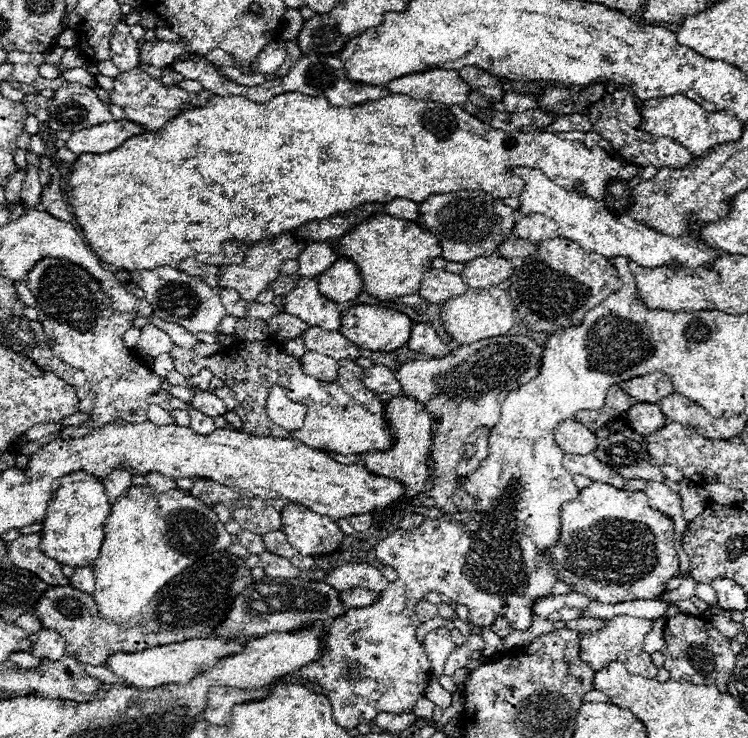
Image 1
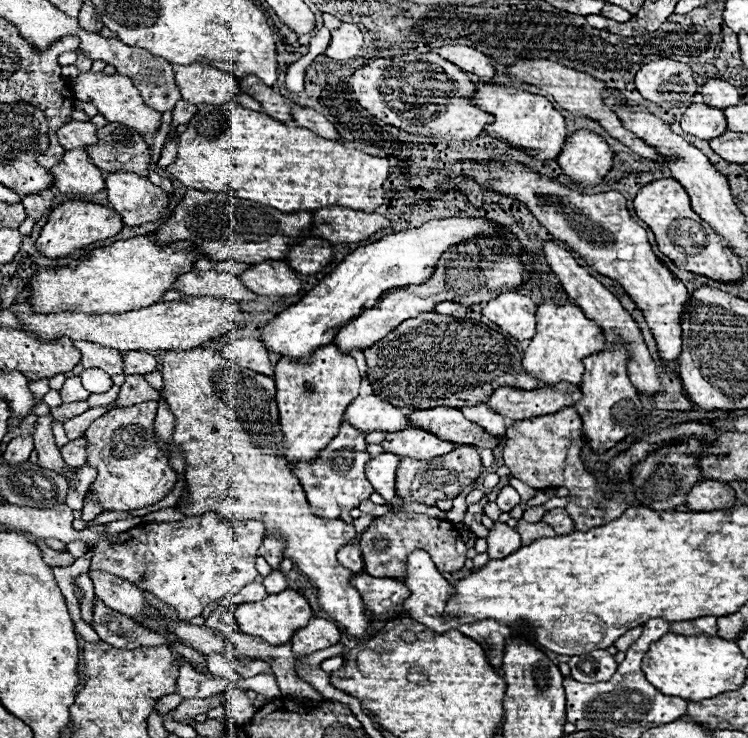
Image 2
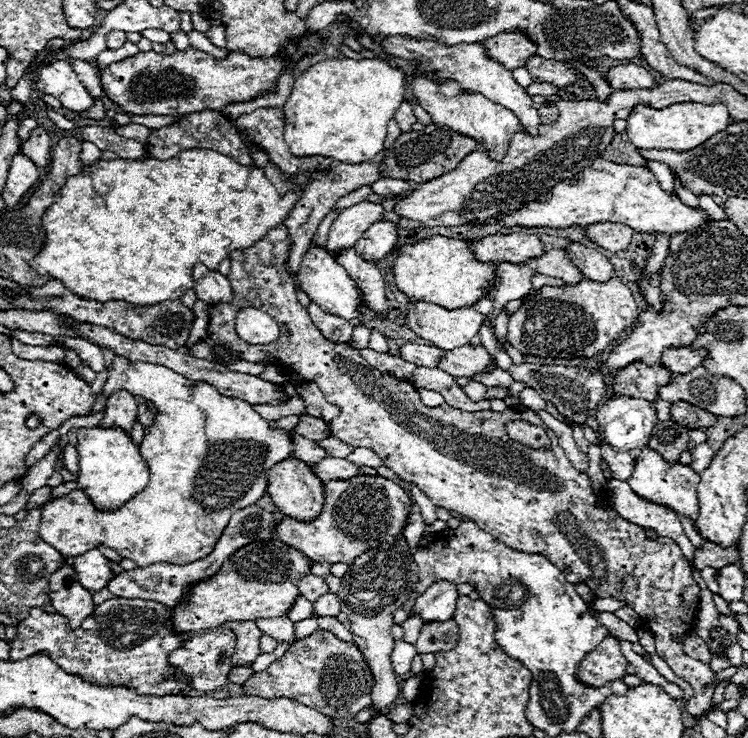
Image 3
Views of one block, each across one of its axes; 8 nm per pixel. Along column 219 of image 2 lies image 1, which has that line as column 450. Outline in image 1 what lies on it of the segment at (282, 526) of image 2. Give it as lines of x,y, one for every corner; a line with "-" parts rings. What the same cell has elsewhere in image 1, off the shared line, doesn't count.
502,334
484,338
474,344
458,346
444,356
408,362
398,370
398,380
408,398
420,402
432,420
432,460
434,460
434,486
430,498
442,512
458,512
452,496
458,488
456,466
462,460
460,450
464,438
480,426
494,426
500,418
500,404
504,398
534,380
542,366
542,346
526,336

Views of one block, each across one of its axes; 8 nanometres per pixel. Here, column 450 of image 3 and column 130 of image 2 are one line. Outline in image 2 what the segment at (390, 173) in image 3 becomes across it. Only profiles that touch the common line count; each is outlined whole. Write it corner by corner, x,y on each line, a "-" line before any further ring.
106,124
98,128
98,144
86,146
92,164
102,172
136,172
148,176
150,150
140,134
126,126

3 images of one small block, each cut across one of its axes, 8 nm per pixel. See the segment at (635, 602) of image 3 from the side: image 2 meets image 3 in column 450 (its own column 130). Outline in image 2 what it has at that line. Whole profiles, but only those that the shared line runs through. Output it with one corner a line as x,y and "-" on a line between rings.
142,402
128,408
112,408
96,418
88,430
88,460
98,476
90,486
92,496
102,506
102,512
130,512
156,504
172,492
176,472
170,468
168,458
162,454
154,440
154,418
158,402

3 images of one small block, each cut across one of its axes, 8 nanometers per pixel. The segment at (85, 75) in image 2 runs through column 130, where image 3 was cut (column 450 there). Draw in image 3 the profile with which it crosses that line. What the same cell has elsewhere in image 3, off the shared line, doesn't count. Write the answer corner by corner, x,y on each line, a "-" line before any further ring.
412,76
410,86
412,86
412,92
414,92
418,104
430,114
434,124
444,124
444,126
456,130
458,134
466,134
466,136
474,138
484,150
488,150
490,158
496,162
506,156
508,146
510,146
510,138
518,130
522,130
520,120
510,110
486,100
482,94
460,92
460,86
456,82
440,84
430,78

